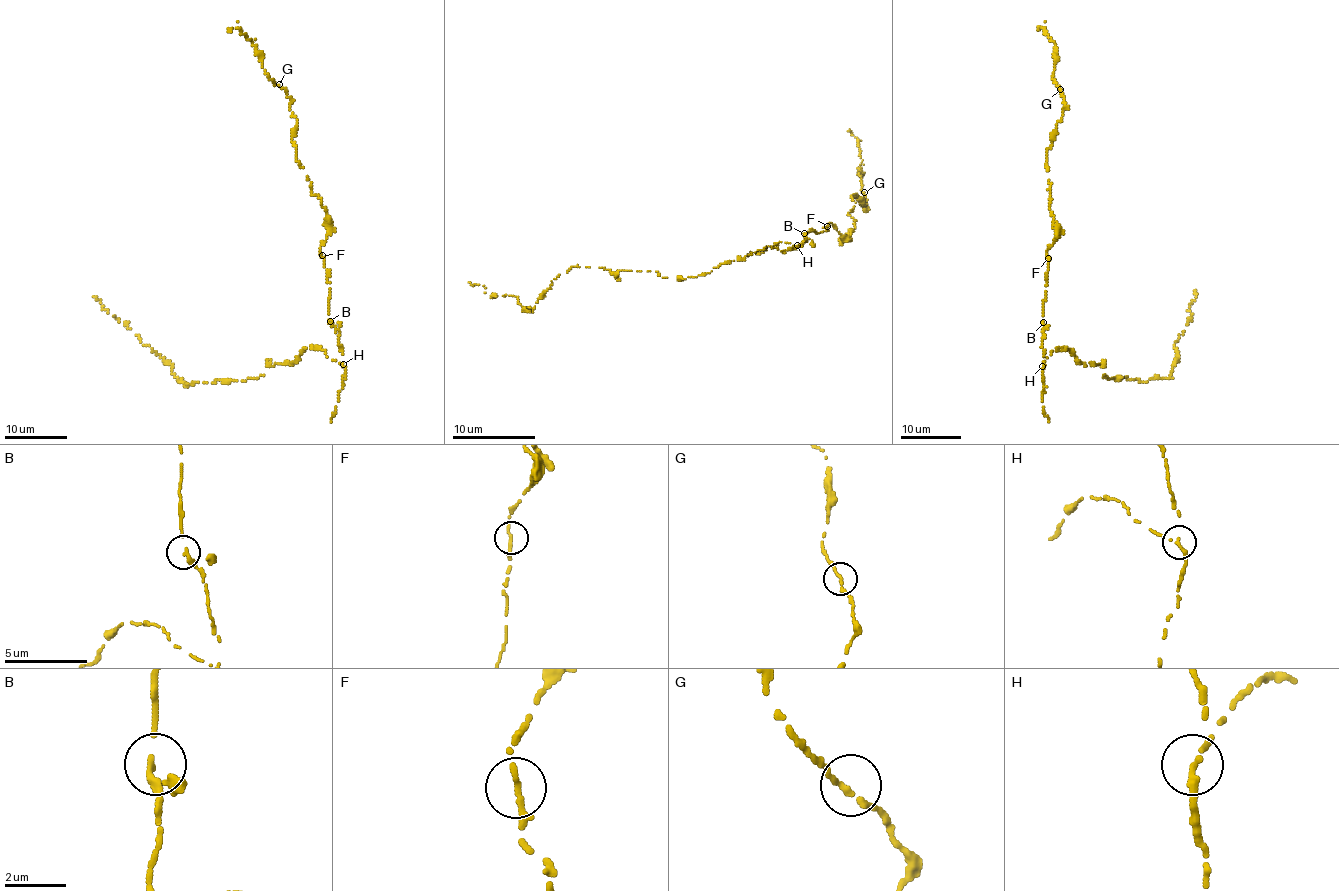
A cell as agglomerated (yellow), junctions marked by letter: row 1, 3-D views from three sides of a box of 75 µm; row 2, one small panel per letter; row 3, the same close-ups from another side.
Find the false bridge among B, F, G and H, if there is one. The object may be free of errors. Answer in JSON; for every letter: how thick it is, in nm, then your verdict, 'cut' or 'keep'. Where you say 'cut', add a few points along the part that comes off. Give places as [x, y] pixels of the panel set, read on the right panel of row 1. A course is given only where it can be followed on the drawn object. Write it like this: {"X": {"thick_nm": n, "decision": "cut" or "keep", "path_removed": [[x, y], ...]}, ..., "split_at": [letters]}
{"B": {"thick_nm": 220, "decision": "keep"}, "F": {"thick_nm": 190, "decision": "keep"}, "G": {"thick_nm": 200, "decision": "keep"}, "H": {"thick_nm": 200, "decision": "cut", "path_removed": [[1042, 366], [1066, 349], [1079, 363], [1103, 366], [1103, 376], [1163, 379], [1196, 291]]}, "split_at": ["H"]}

